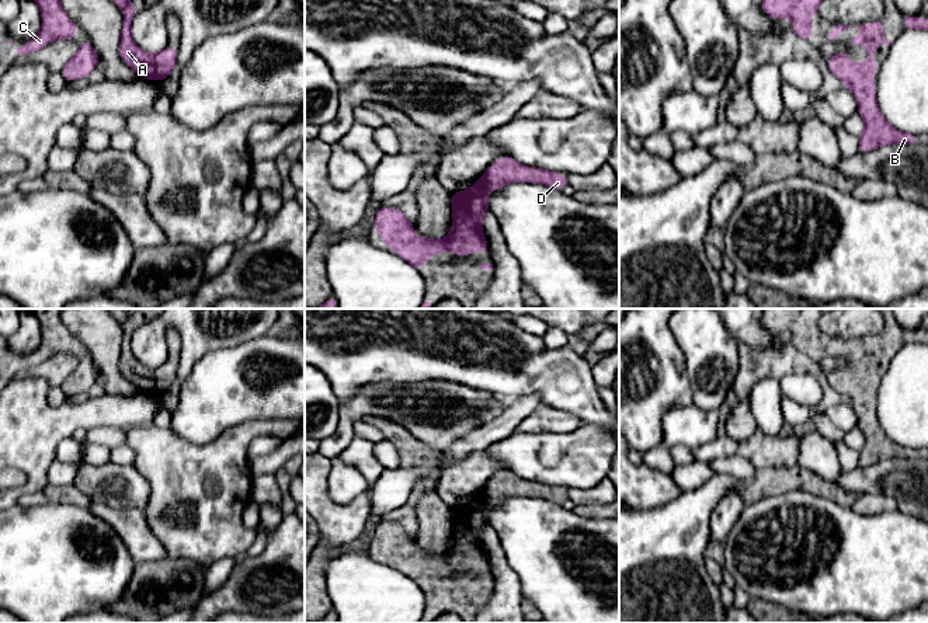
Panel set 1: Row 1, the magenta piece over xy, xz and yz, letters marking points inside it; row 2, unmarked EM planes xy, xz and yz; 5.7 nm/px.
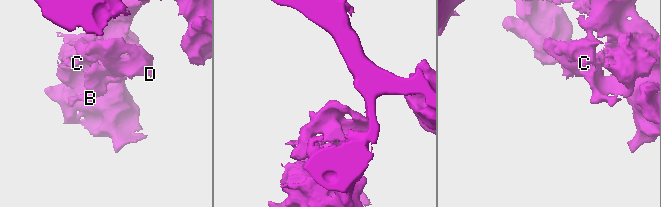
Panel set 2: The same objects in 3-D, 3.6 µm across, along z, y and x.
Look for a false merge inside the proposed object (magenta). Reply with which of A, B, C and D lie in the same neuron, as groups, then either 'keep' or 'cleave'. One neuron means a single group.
groups A B C D; keep

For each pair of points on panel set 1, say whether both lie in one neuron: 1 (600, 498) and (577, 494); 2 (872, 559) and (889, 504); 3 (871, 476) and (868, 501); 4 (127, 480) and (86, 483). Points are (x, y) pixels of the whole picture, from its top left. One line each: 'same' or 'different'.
1: same
2: different
3: different
4: same

